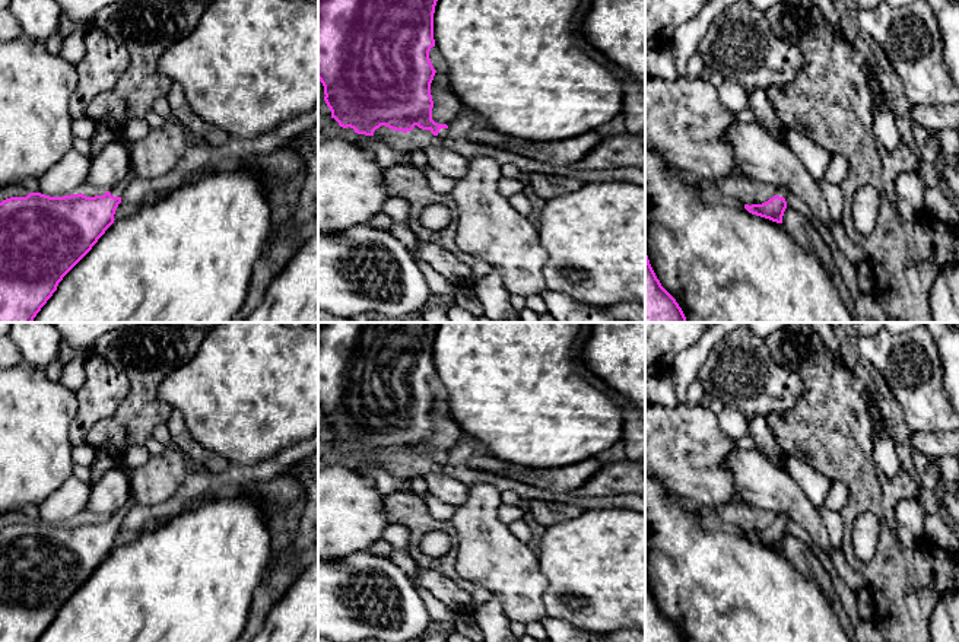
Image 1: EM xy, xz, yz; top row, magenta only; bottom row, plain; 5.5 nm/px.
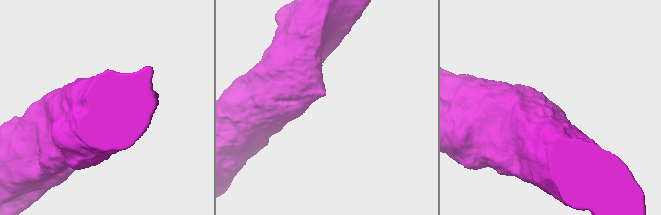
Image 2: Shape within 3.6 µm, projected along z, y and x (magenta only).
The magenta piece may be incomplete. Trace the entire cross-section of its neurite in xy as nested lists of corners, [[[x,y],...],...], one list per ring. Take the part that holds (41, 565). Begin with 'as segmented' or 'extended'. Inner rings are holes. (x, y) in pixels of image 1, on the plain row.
extended; [[[118,464],[128,480],[127,505],[104,522],[72,521],[50,524],[29,519],[0,530],[0,642],[36,642],[57,617],[63,604],[92,576],[114,550],[121,522],[136,500],[131,493],[133,468]]]

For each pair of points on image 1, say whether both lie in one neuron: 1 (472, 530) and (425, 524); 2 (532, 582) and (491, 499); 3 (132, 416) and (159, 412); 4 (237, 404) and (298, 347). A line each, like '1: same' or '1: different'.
1: different
2: same
3: same
4: same

